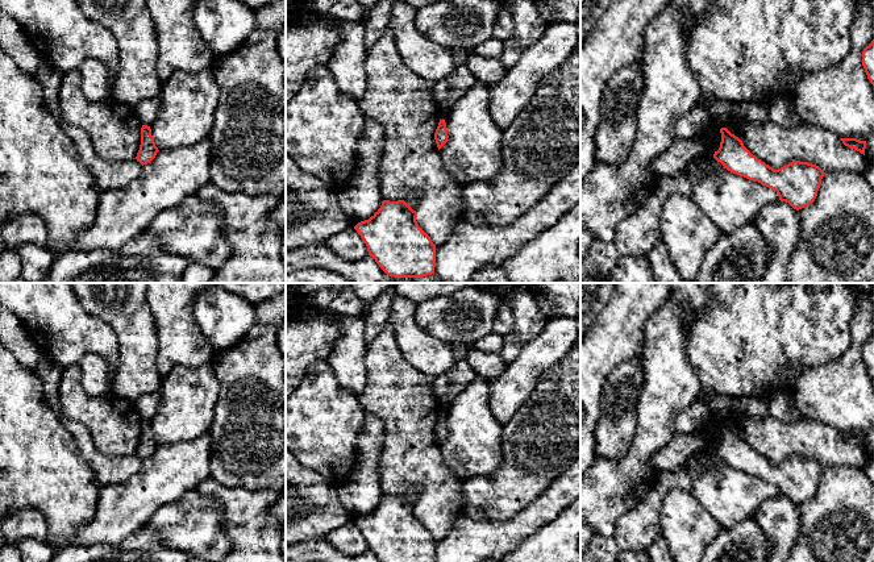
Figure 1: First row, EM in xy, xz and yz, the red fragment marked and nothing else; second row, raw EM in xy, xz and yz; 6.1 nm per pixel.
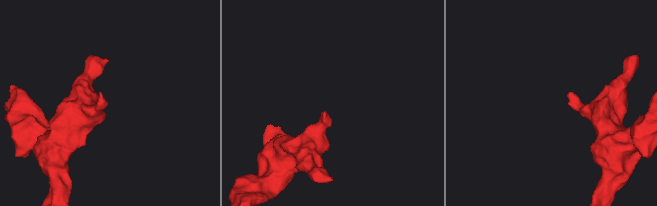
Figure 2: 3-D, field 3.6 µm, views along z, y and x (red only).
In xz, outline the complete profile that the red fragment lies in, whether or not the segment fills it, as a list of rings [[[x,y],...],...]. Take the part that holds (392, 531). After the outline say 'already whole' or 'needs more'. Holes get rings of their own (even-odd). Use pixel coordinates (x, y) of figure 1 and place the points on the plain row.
[[[383,495],[380,503],[354,524],[367,541],[369,550],[379,562],[436,562],[436,540],[419,521],[417,507],[404,495]]] | already whole

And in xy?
[[[142,420],[141,440],[136,454],[143,461],[146,458],[150,458],[155,453],[158,446],[159,445],[155,441],[150,421]]] | already whole

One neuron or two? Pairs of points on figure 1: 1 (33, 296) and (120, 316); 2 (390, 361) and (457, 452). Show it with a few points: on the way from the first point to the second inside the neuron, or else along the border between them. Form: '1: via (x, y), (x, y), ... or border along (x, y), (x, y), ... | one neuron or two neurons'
1: border along (75, 296), (90, 313), (109, 327) | two neurons
2: border along (438, 445), (444, 462), (454, 473) | two neurons

